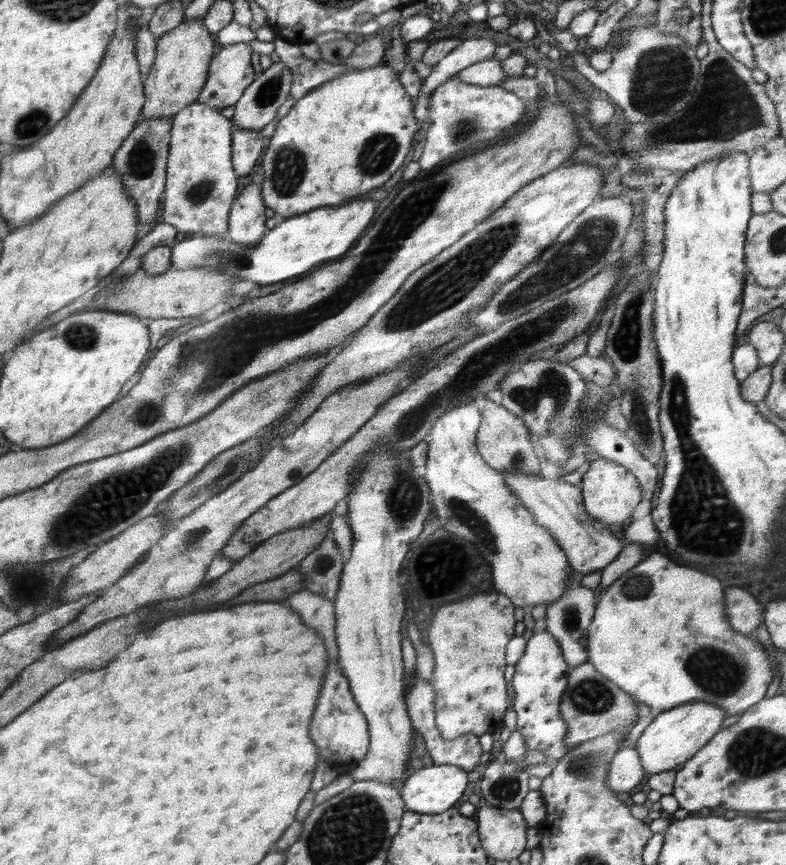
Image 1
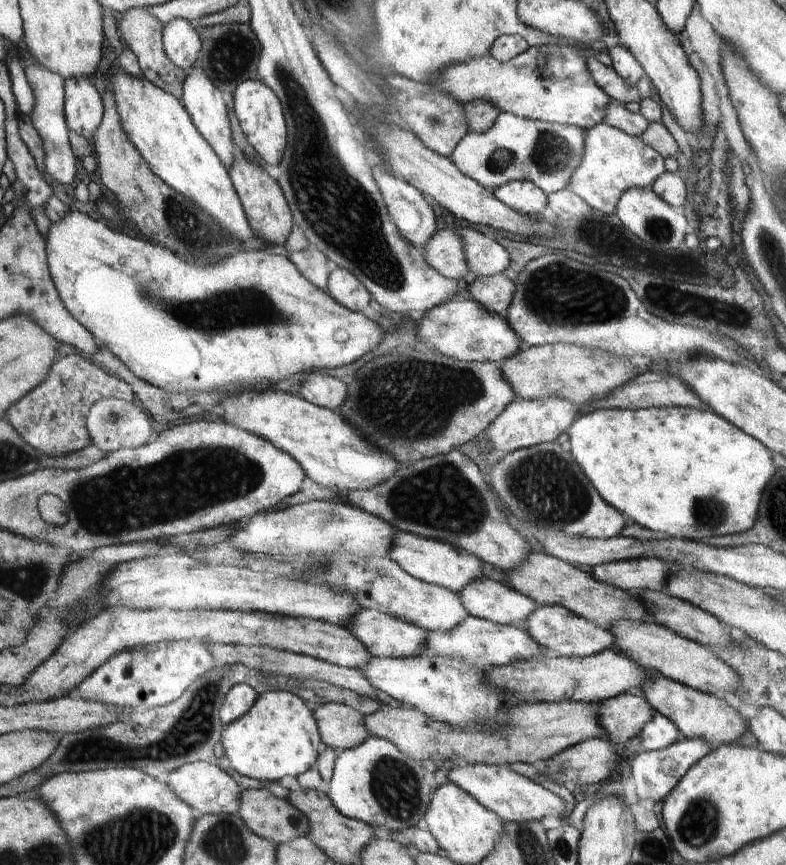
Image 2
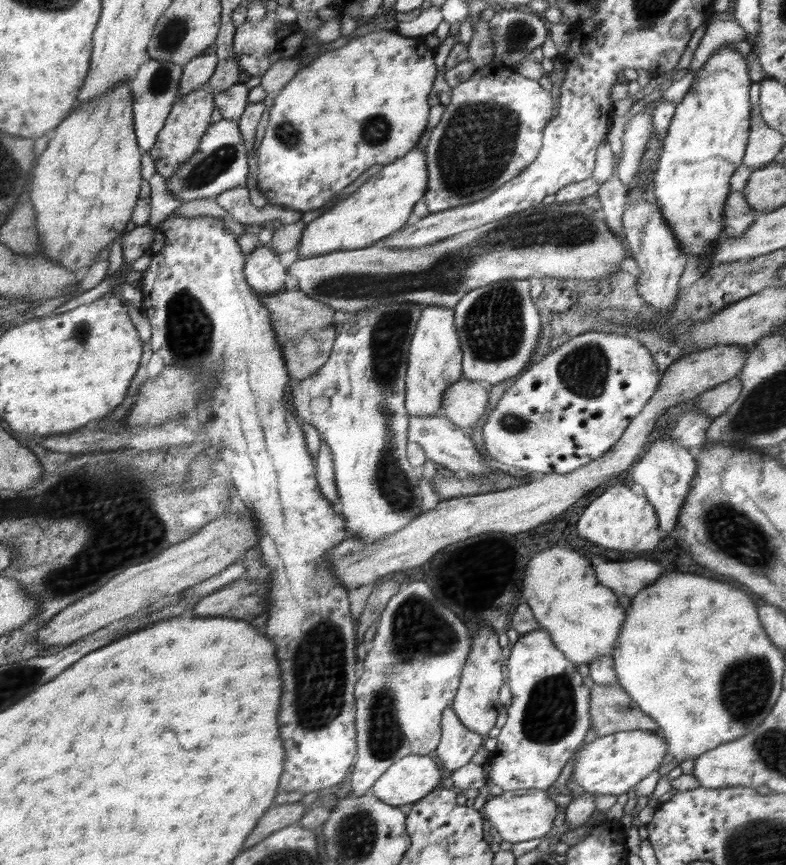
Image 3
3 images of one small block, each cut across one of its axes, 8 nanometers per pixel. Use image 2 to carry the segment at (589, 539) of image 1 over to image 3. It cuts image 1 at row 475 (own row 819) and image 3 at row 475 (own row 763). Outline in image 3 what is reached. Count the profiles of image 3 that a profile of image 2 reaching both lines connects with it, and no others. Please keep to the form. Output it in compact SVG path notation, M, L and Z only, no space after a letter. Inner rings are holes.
M442 409L439 414L410 416L407 432L408 441L422 447L426 459L433 461L437 466L440 465L454 471L454 474L460 478L466 477L466 475L482 477L482 475L488 475L489 472L494 472L486 466L487 461L490 460L478 453L468 434L462 432L462 429L453 424Z

